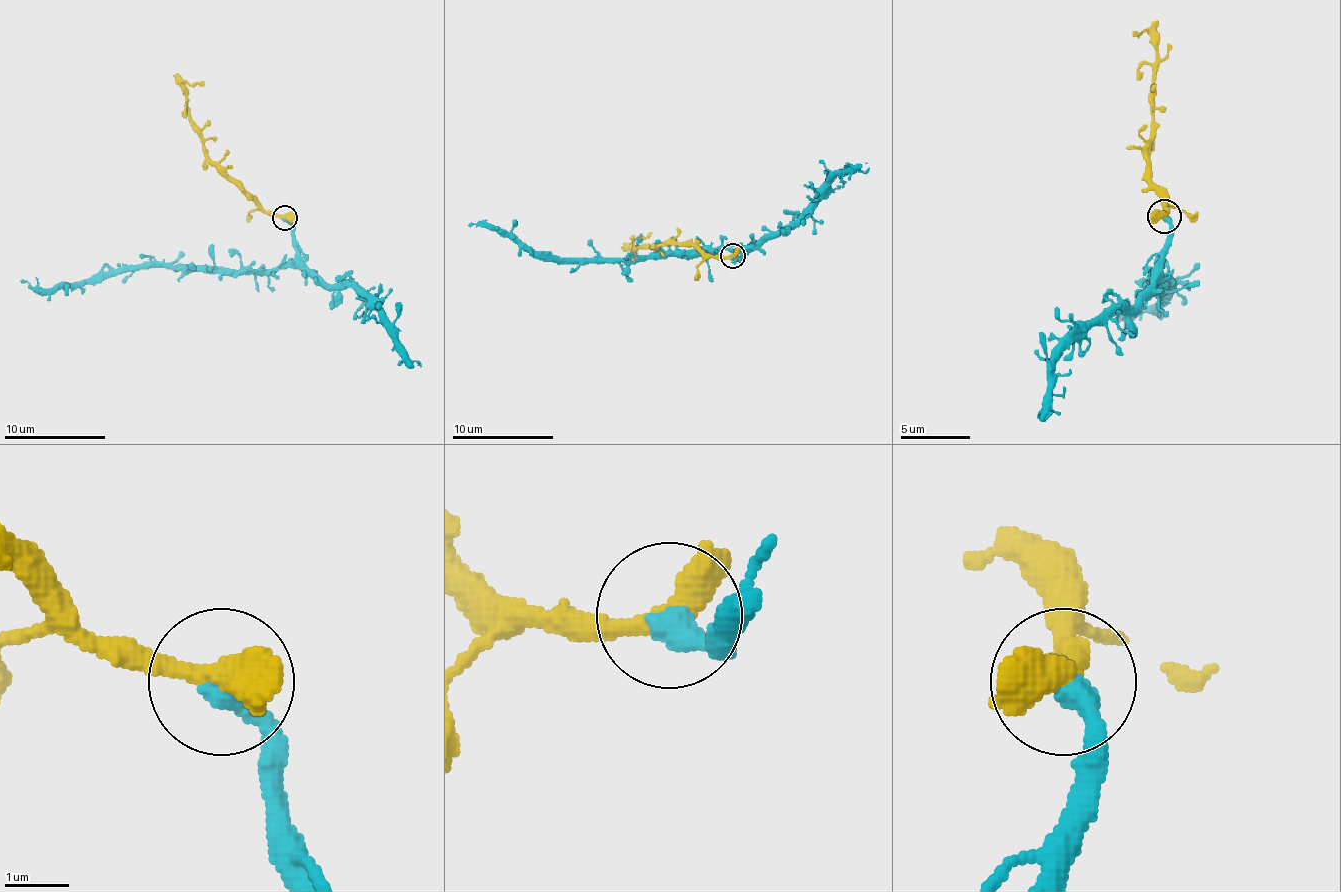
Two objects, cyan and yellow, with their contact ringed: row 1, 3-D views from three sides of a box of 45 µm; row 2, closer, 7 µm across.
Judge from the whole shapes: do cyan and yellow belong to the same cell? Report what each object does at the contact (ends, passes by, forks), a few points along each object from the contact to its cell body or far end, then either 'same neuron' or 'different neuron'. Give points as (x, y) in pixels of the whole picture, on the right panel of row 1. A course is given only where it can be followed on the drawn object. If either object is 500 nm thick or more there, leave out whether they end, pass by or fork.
cyan ends | yellow passes by | cyan via (1163, 217), (1170, 227), (1156, 286), (1170, 283), (1170, 290), (1156, 304), (1129, 314), (1122, 304) | yellow via (1163, 217), (1167, 200), (1149, 182), (1156, 40), (1149, 33), (1132, 30) | same neuron

